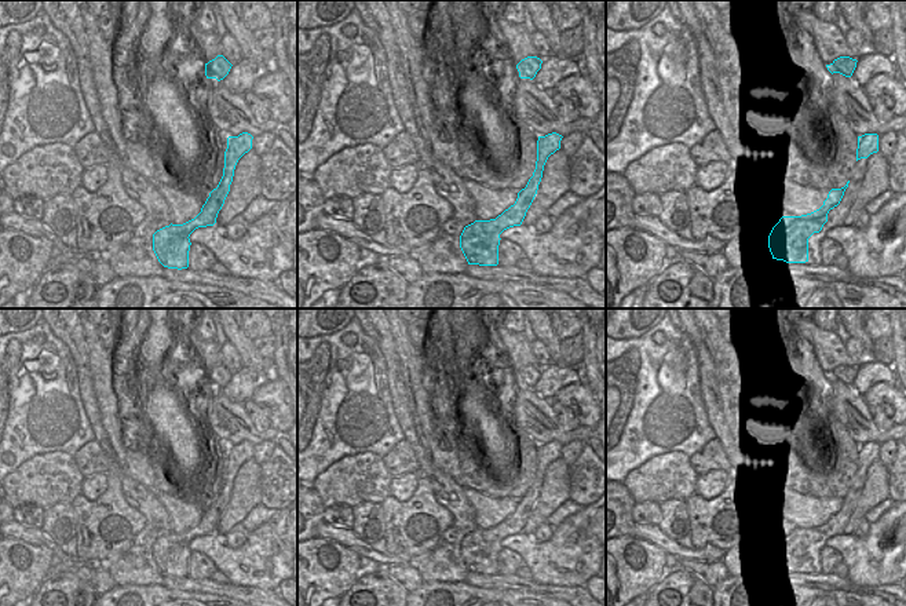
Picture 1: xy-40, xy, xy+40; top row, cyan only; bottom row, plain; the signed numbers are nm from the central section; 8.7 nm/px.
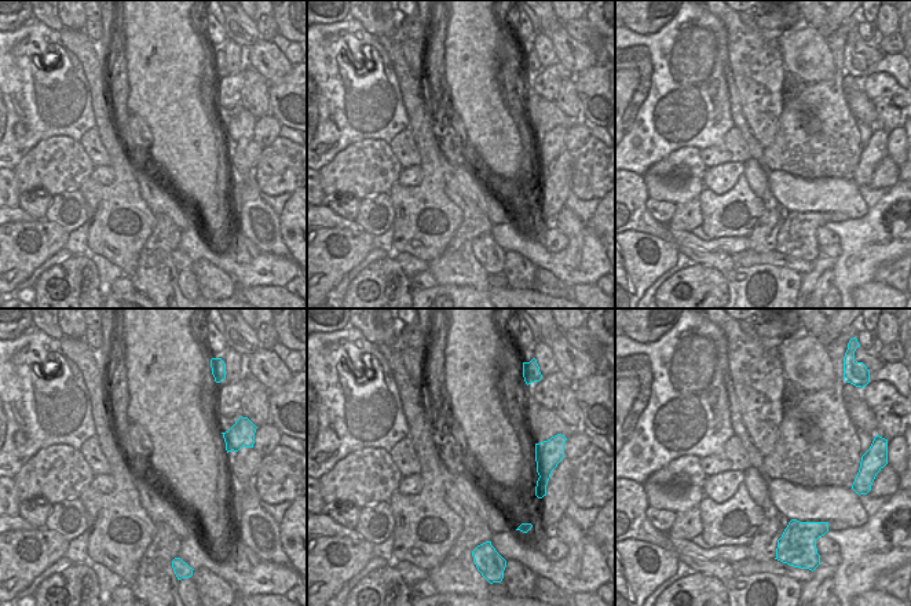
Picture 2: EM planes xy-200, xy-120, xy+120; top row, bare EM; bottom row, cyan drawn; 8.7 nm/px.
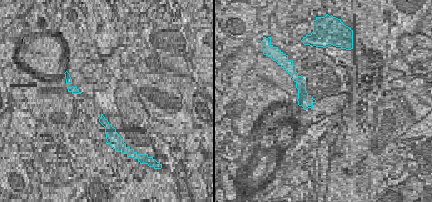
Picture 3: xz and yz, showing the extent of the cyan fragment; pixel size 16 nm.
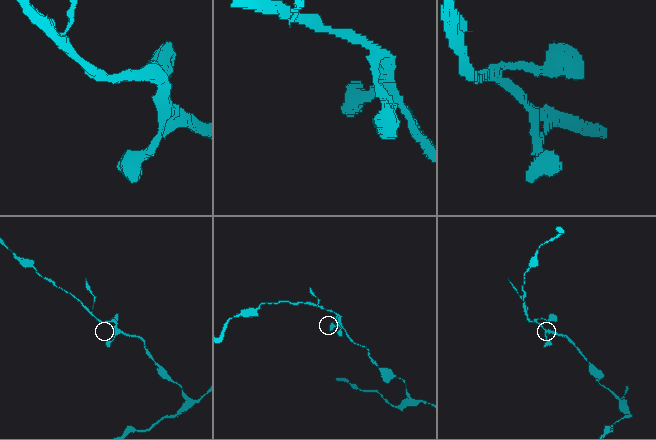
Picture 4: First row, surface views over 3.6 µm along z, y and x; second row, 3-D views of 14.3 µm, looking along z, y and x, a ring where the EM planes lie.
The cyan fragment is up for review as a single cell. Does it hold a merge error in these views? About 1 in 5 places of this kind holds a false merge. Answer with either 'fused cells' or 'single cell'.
single cell

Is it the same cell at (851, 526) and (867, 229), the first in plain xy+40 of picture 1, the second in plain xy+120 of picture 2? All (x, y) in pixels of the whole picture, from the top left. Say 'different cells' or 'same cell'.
different cells

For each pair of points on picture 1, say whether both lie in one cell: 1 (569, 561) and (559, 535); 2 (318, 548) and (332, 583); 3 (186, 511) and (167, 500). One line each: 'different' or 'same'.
1: different
2: same
3: same

